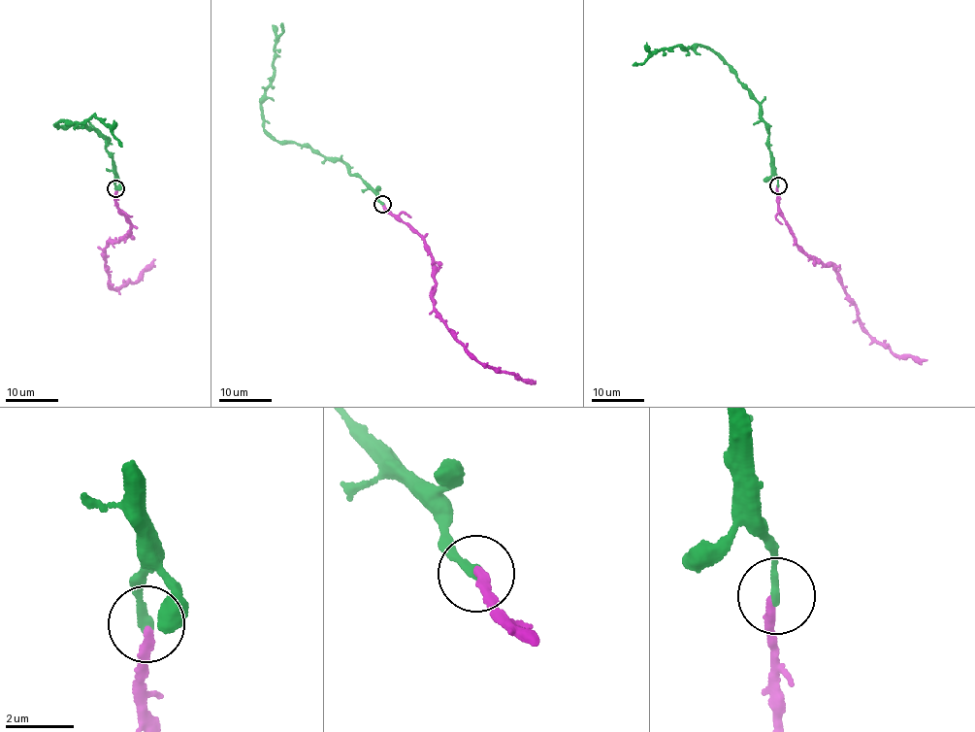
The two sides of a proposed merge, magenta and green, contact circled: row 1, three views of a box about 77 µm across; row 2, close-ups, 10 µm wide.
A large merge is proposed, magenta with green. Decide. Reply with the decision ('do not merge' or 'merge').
merge

